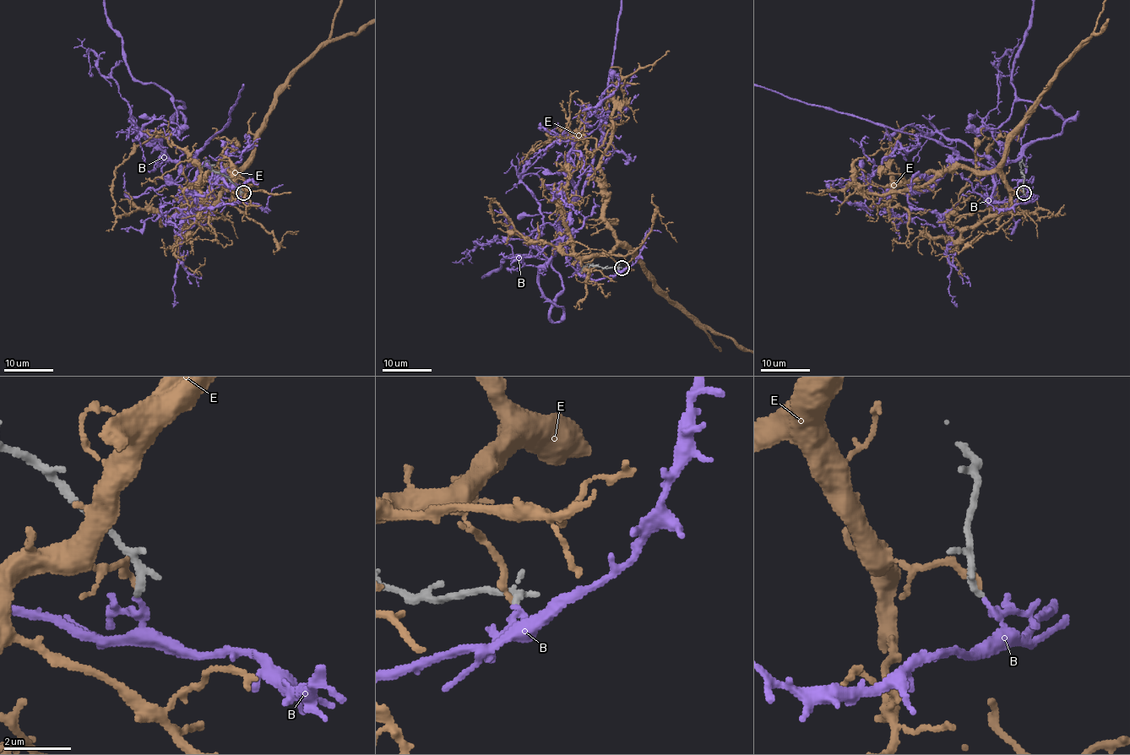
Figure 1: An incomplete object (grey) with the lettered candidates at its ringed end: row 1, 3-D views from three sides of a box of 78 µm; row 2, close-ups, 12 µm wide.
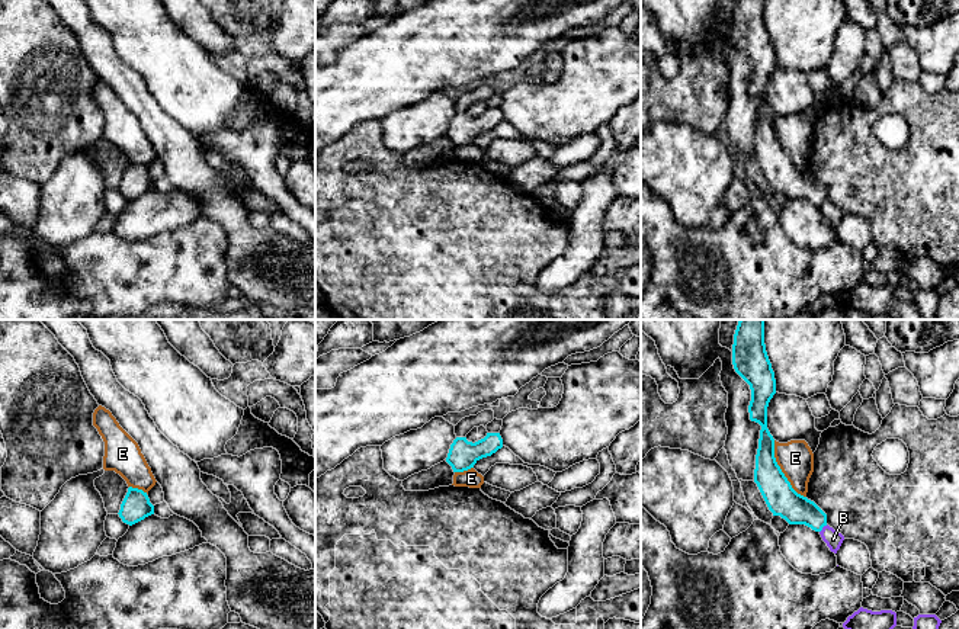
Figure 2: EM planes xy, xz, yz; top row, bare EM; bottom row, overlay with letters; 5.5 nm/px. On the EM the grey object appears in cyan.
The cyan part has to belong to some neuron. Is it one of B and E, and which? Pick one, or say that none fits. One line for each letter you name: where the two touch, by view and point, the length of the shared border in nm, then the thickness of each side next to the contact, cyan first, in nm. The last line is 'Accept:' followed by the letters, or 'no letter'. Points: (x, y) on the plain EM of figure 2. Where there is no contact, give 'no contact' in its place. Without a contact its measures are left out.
Accept: no letter

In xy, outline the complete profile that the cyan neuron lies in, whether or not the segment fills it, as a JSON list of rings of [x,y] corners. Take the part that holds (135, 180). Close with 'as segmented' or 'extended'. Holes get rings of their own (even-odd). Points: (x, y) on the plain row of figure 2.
[[[129,161],[118,189],[124,198],[132,200],[154,189],[154,180],[150,177],[147,167]]]; as segmented

